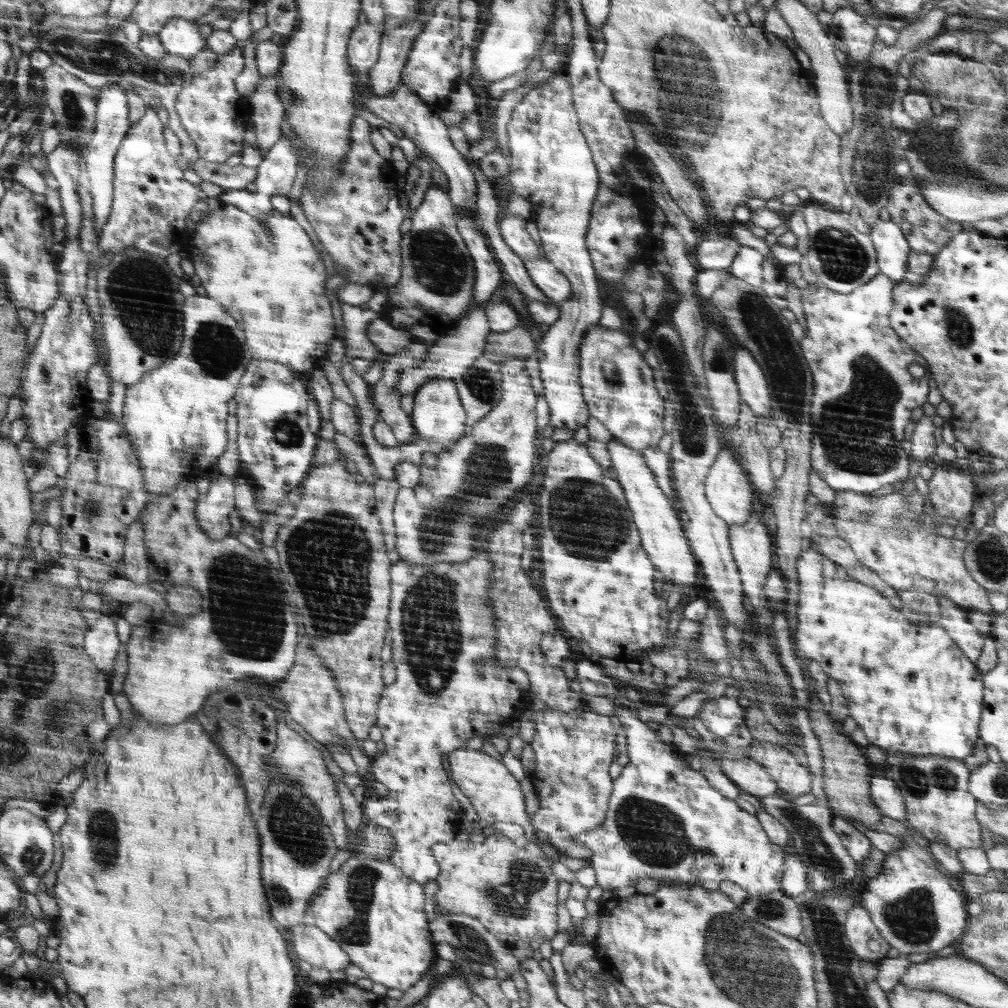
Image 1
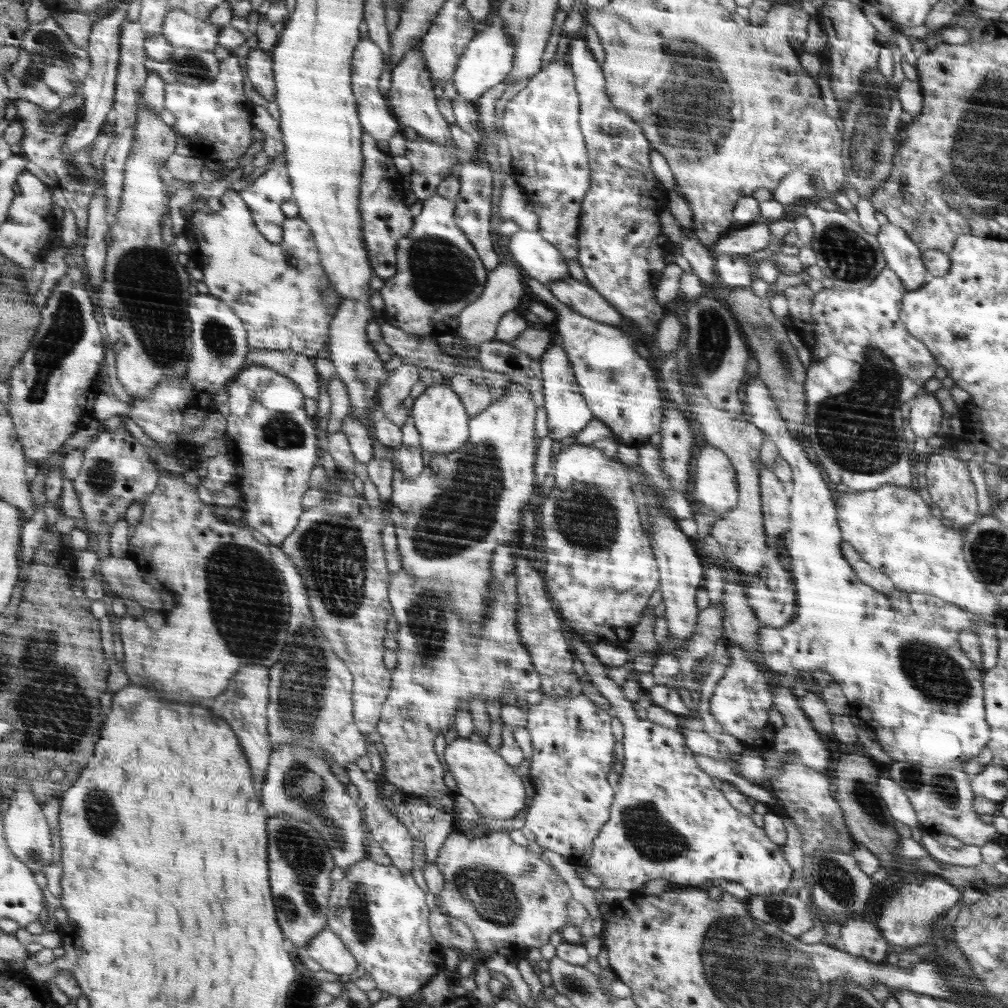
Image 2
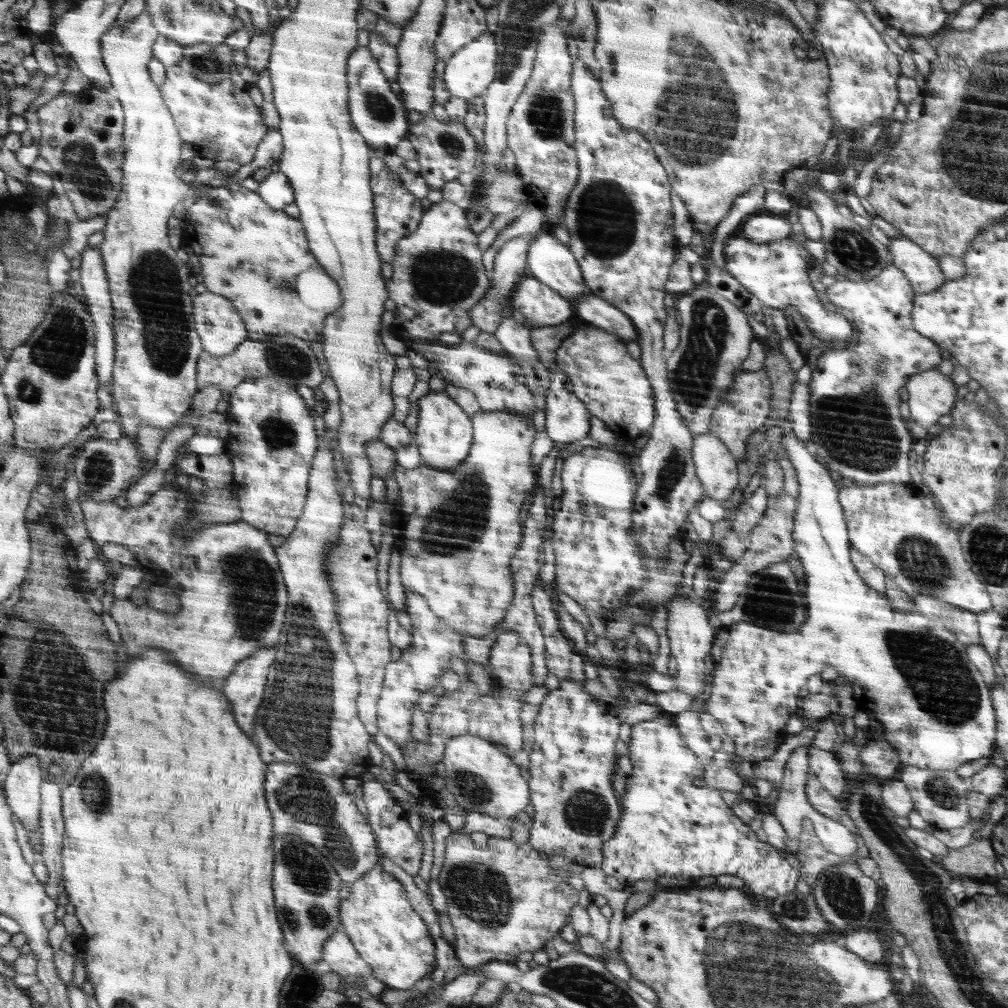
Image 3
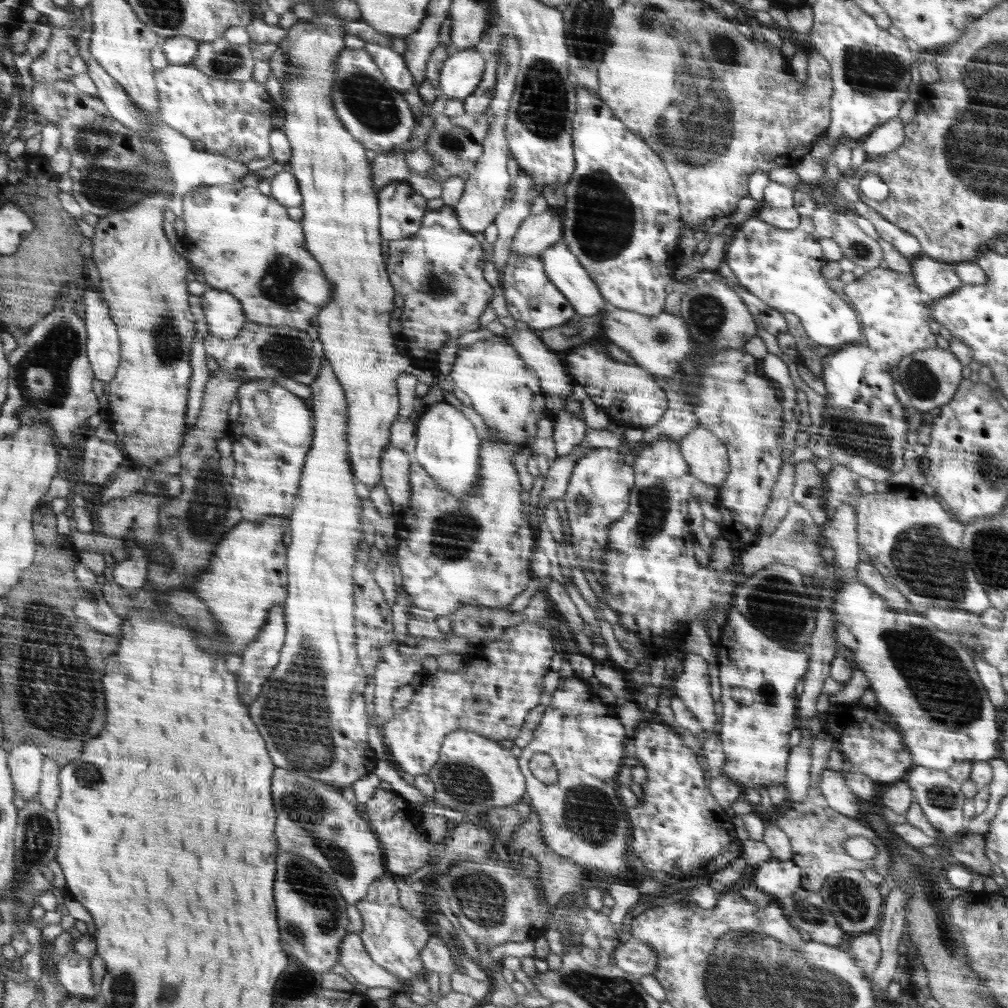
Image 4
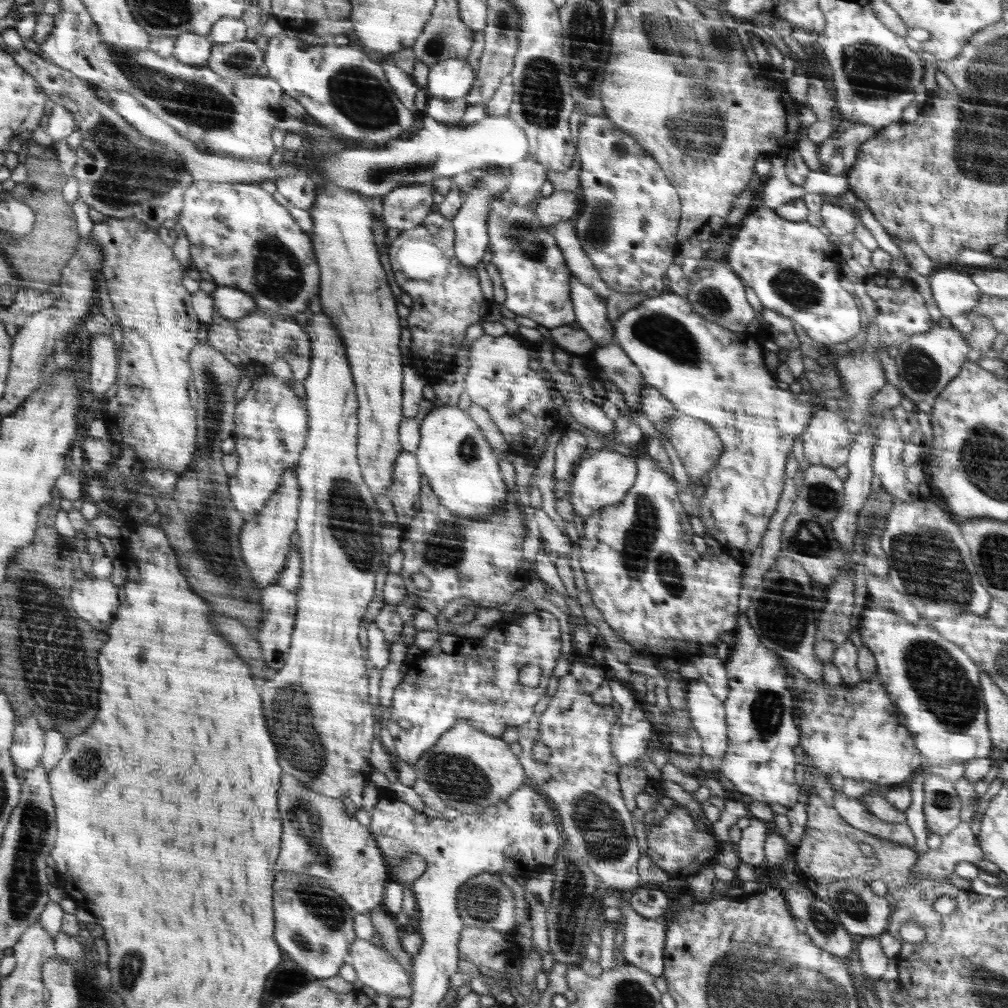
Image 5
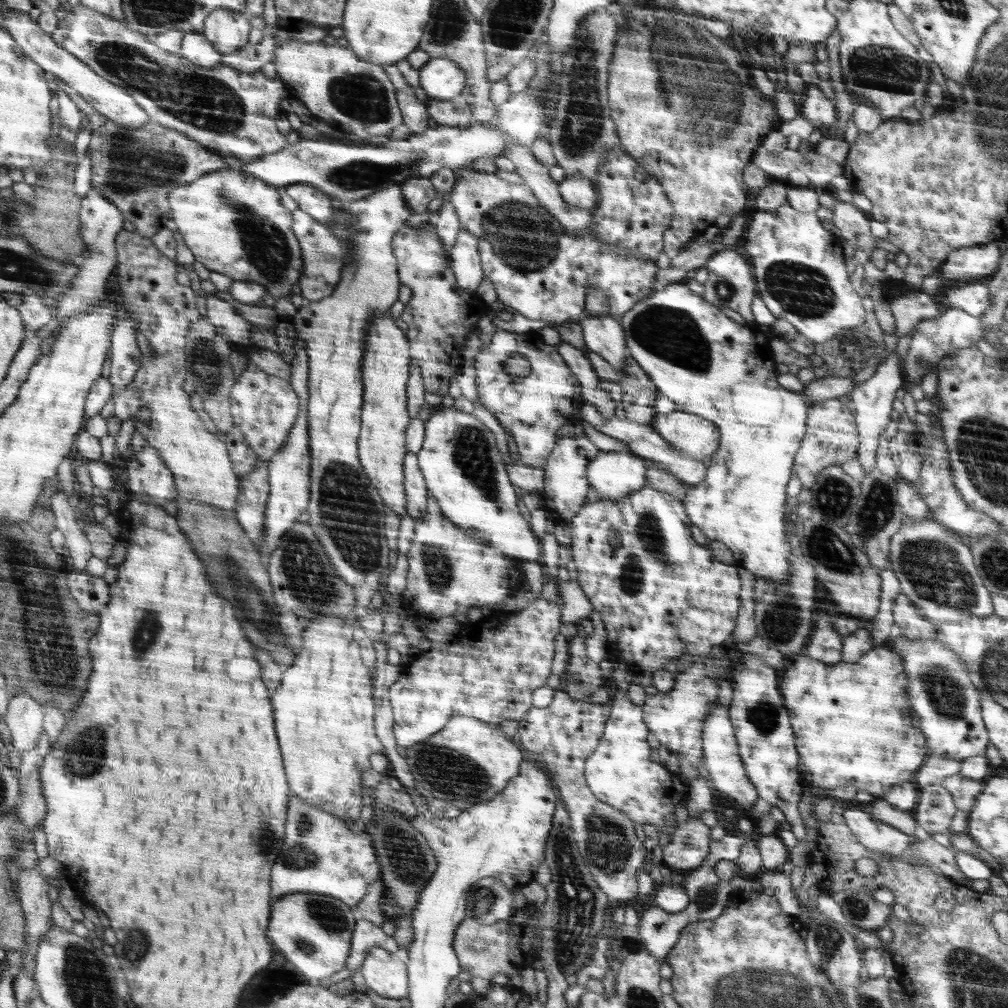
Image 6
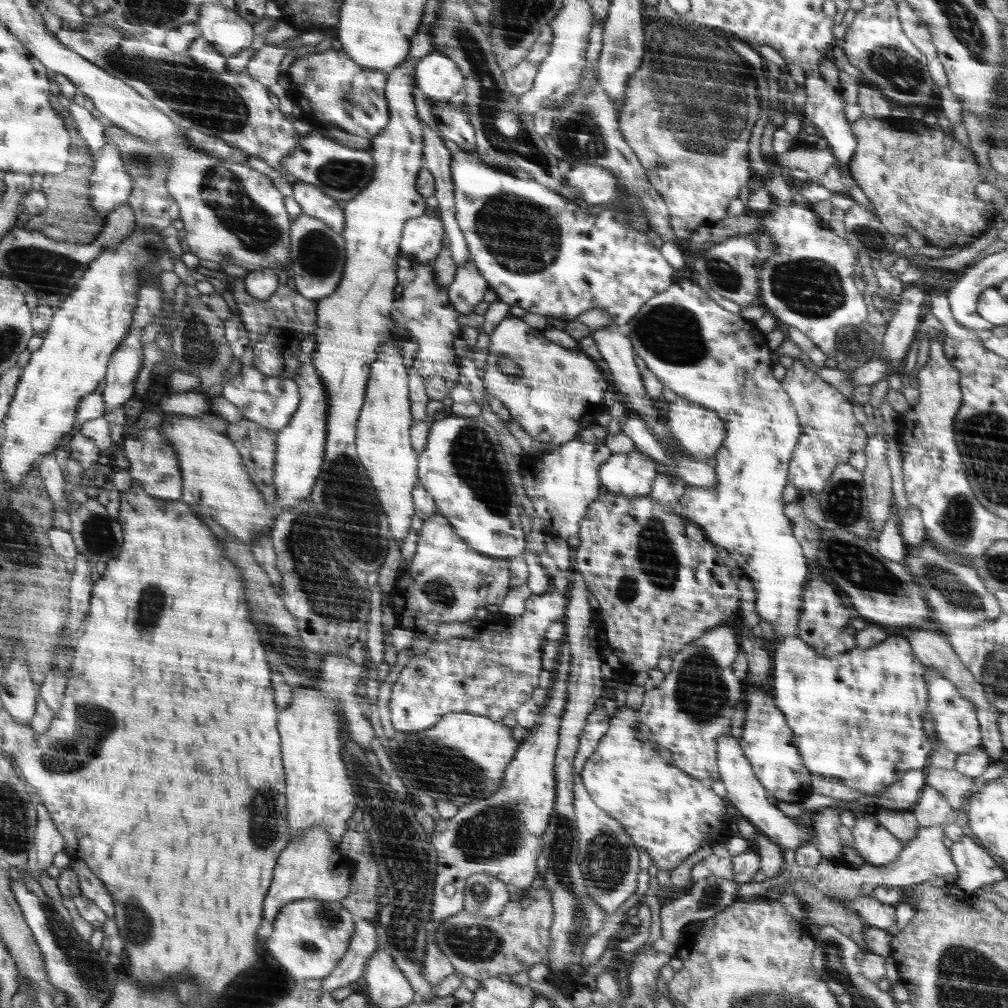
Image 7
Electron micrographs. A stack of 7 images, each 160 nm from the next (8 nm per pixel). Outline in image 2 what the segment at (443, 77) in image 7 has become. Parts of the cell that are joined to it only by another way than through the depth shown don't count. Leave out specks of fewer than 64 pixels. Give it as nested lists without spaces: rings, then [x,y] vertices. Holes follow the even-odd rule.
[[[491,26],[483,32],[479,32],[470,43],[467,44],[462,58],[456,67],[452,82],[456,87],[458,96],[473,100],[476,103],[488,90],[504,82],[511,74],[515,64],[515,45],[504,28]]]

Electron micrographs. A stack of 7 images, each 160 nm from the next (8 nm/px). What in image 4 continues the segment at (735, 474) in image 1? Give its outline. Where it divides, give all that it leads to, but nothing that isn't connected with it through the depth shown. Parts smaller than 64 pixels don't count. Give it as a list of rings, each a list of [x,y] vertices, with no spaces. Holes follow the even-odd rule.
[[[699,424],[681,439],[679,449],[698,480],[717,488],[725,482],[731,470],[730,454],[727,445],[710,429]]]

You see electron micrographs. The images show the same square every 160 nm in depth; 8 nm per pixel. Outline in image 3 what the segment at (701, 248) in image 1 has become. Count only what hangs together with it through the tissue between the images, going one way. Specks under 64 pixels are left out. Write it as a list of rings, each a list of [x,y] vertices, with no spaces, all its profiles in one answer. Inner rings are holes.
[[[762,212],[752,215],[736,234],[756,244],[769,244],[792,234],[792,225],[785,214]]]

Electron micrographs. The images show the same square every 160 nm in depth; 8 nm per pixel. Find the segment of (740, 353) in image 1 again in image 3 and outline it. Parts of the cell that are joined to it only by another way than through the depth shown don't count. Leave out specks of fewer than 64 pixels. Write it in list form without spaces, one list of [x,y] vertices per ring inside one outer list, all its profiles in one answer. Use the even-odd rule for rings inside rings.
[[[785,433],[780,440],[784,447],[786,458],[794,465],[798,479],[798,510],[795,516],[794,539],[796,553],[799,555],[800,562],[804,567],[806,574],[806,592],[804,593],[807,602],[807,617],[794,632],[774,632],[750,622],[735,622],[729,626],[720,626],[713,640],[712,655],[715,669],[709,682],[709,692],[705,697],[707,699],[704,709],[706,713],[712,715],[720,724],[726,734],[732,739],[736,748],[736,756],[745,758],[750,763],[758,763],[766,760],[776,753],[782,745],[786,734],[786,720],[790,718],[790,712],[794,712],[798,708],[798,692],[800,688],[808,682],[808,676],[820,674],[825,668],[833,666],[840,675],[845,676],[852,688],[852,696],[856,700],[861,711],[866,713],[868,717],[876,718],[884,728],[884,736],[888,736],[888,740],[892,740],[892,744],[896,744],[896,748],[900,748],[900,760],[904,760],[904,765],[910,765],[917,768],[936,770],[936,771],[955,771],[956,768],[972,762],[991,756],[995,750],[995,733],[996,718],[994,713],[994,705],[990,696],[990,686],[984,682],[983,676],[979,673],[976,665],[969,659],[966,646],[961,643],[953,632],[950,632],[944,625],[939,622],[928,620],[920,612],[898,612],[892,609],[890,600],[886,594],[879,593],[871,585],[868,585],[863,577],[859,575],[858,569],[851,561],[851,541],[850,534],[847,532],[847,519],[843,513],[843,506],[839,501],[838,483],[832,479],[830,470],[816,457],[808,453],[806,445],[794,433]]]

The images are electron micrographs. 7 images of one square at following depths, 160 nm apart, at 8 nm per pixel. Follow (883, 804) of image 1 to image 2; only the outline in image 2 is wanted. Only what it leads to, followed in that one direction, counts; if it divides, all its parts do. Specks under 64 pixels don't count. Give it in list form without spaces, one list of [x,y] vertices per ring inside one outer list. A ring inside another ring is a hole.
[[[886,778],[879,780],[880,796],[886,803],[889,813],[898,820],[908,824],[911,828],[912,838],[922,846],[921,838],[923,832],[920,829],[920,824],[917,819],[916,811],[912,803],[908,800],[904,789],[900,787],[894,780]]]

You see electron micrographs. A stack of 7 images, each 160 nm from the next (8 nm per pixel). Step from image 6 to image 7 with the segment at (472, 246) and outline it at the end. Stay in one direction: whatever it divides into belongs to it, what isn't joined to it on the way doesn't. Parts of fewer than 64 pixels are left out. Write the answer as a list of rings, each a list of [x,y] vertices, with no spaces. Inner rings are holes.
[[[473,257],[466,266],[457,268],[454,282],[446,289],[455,308],[463,314],[470,314],[473,308],[483,302],[485,293],[489,290],[487,280],[479,273],[473,263]]]

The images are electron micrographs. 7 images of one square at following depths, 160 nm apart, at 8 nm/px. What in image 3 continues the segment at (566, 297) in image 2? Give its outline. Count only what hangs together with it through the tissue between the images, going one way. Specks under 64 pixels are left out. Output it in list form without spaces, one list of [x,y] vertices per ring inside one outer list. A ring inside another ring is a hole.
[[[586,292],[584,298],[572,303],[574,314],[586,324],[592,324],[605,331],[620,336],[628,342],[639,342],[640,333],[638,327],[631,317],[623,310],[616,308],[602,297],[598,297],[591,292]]]

